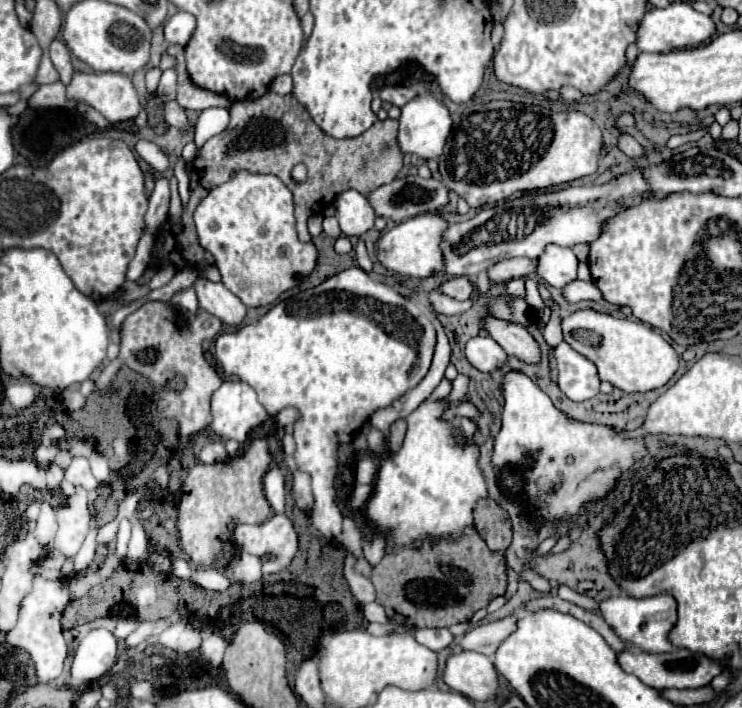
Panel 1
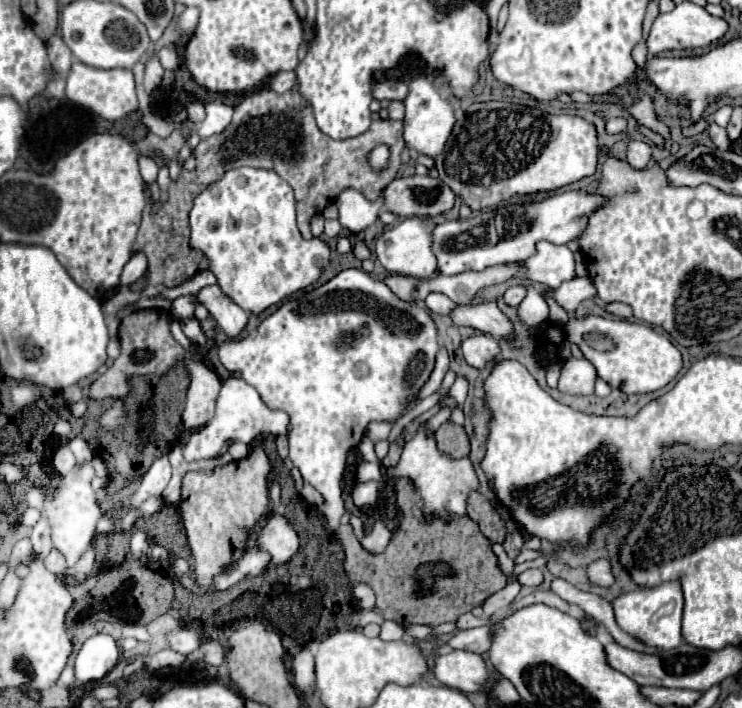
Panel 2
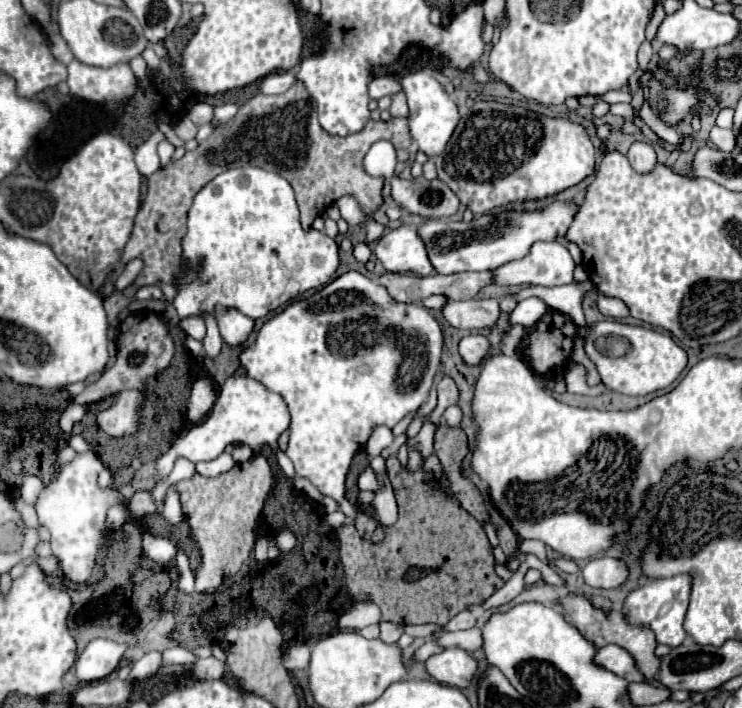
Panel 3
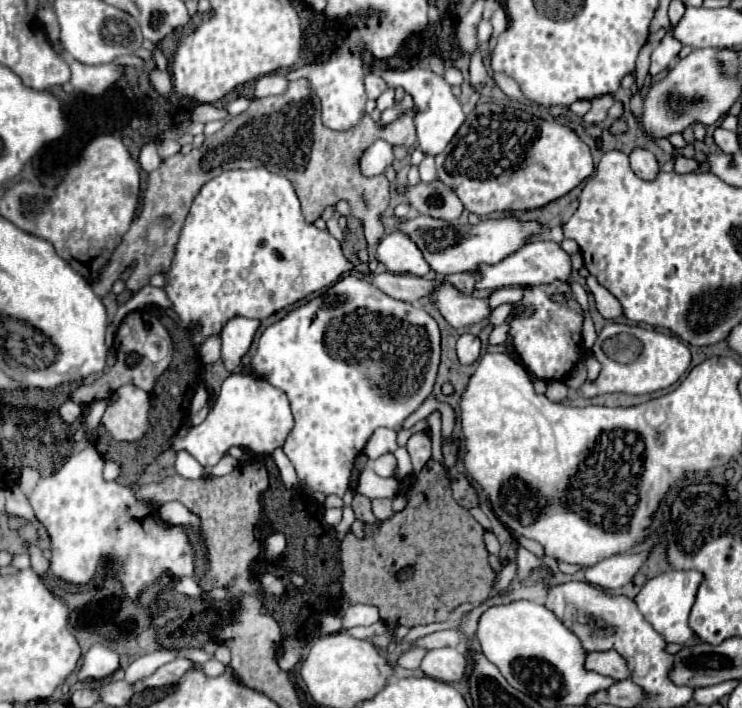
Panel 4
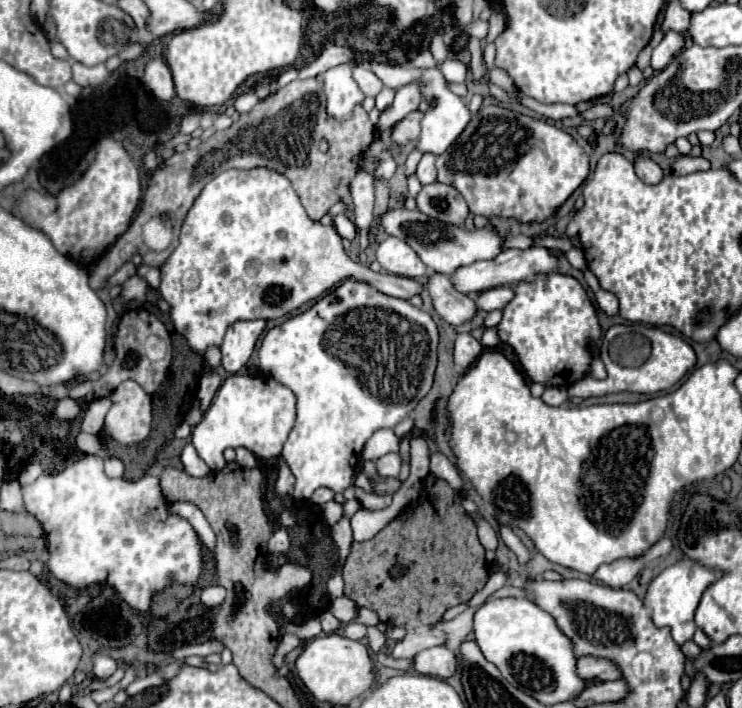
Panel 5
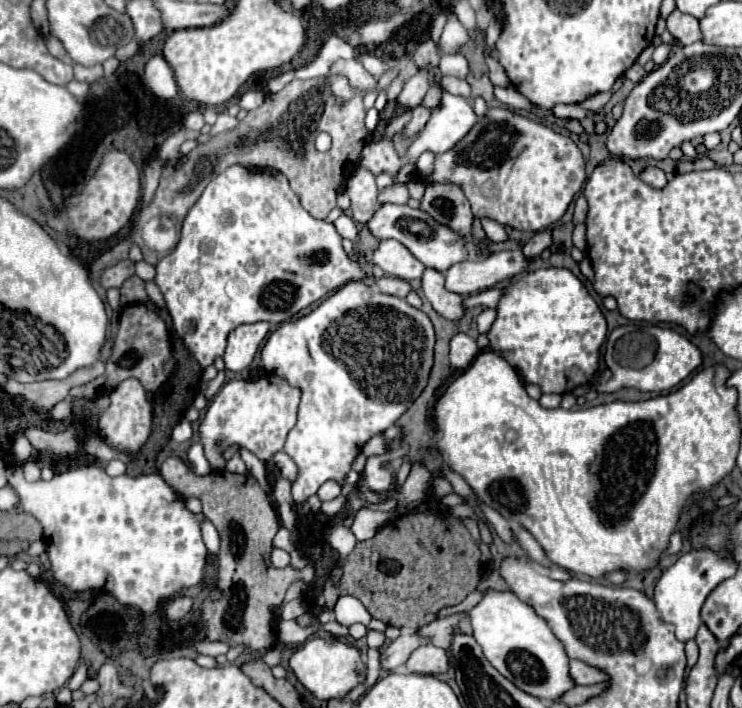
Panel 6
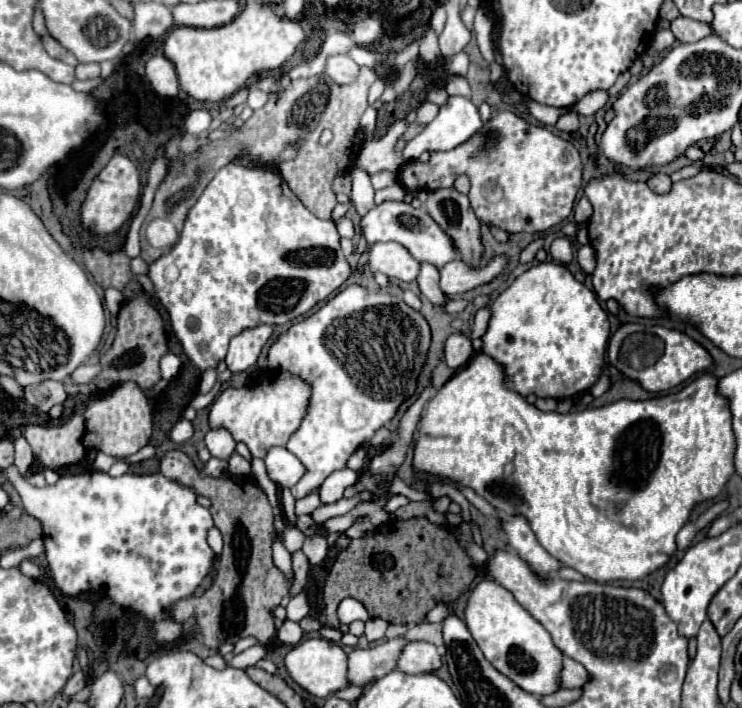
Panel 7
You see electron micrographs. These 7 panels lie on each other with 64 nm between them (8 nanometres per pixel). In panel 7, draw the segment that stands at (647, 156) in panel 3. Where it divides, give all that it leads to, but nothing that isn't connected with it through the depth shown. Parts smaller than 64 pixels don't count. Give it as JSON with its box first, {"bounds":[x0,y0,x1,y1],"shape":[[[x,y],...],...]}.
{"bounds":[648,174,672,194],"shape":[[[656,174],[656,176],[652,176],[652,178],[648,180],[648,186],[650,186],[650,190],[654,190],[656,194],[668,194],[668,192],[672,190],[672,180],[670,180],[670,176],[666,176],[666,174]]]}

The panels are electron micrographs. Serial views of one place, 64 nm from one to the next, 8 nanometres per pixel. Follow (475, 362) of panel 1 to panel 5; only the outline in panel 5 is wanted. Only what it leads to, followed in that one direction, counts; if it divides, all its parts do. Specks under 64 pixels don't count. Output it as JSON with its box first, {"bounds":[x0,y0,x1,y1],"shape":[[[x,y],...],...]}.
{"bounds":[454,334,482,370],"shape":[[[458,334],[454,344],[454,364],[460,370],[466,370],[474,364],[480,352],[482,352],[482,344],[476,338],[472,338],[470,334]]]}

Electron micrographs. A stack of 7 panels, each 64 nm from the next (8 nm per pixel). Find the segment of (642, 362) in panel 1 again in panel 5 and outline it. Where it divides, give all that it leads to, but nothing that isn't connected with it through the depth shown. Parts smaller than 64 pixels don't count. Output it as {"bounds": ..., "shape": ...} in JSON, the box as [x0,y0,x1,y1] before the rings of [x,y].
{"bounds":[568,326,696,398],"shape":[[[612,326],[604,338],[602,338],[602,344],[600,344],[600,358],[602,362],[606,364],[606,370],[608,370],[608,378],[604,380],[604,384],[586,384],[586,380],[580,380],[576,384],[570,386],[568,394],[570,396],[580,396],[580,398],[590,398],[590,396],[604,396],[604,394],[612,394],[612,392],[622,392],[622,390],[628,390],[628,392],[640,392],[640,394],[654,394],[654,392],[660,392],[660,390],[668,390],[672,388],[678,380],[682,380],[696,364],[696,352],[692,350],[692,346],[680,338],[680,336],[674,336],[670,332],[664,332],[660,328],[654,328],[654,326],[646,326],[646,334],[652,342],[652,354],[650,358],[638,366],[638,368],[624,368],[620,364],[614,364],[608,356],[608,342],[614,340],[618,334],[622,332],[630,332],[630,330],[640,330],[640,326]]]}

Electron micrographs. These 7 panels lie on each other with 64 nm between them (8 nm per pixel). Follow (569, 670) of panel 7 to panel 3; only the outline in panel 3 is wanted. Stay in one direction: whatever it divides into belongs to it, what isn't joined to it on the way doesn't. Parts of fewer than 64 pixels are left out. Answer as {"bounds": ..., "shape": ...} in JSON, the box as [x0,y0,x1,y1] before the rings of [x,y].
{"bounds":[594,644,644,682],"shape":[[[614,644],[600,648],[594,656],[594,664],[602,666],[604,670],[608,670],[612,674],[618,674],[620,678],[626,678],[628,682],[642,682],[642,678],[644,678],[638,672],[632,656],[624,648],[614,646]]]}

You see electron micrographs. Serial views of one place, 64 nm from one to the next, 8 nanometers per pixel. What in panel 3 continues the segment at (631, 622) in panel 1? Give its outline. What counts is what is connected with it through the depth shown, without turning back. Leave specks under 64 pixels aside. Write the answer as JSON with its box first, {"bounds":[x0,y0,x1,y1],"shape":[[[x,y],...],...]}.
{"bounds":[622,574,692,648],"shape":[[[690,574],[648,580],[644,586],[630,592],[628,598],[624,600],[622,606],[628,612],[628,620],[650,626],[660,644],[668,644],[672,648],[680,646],[688,636],[684,630],[684,618],[686,618],[686,606],[690,604],[690,582],[692,582]]]}

